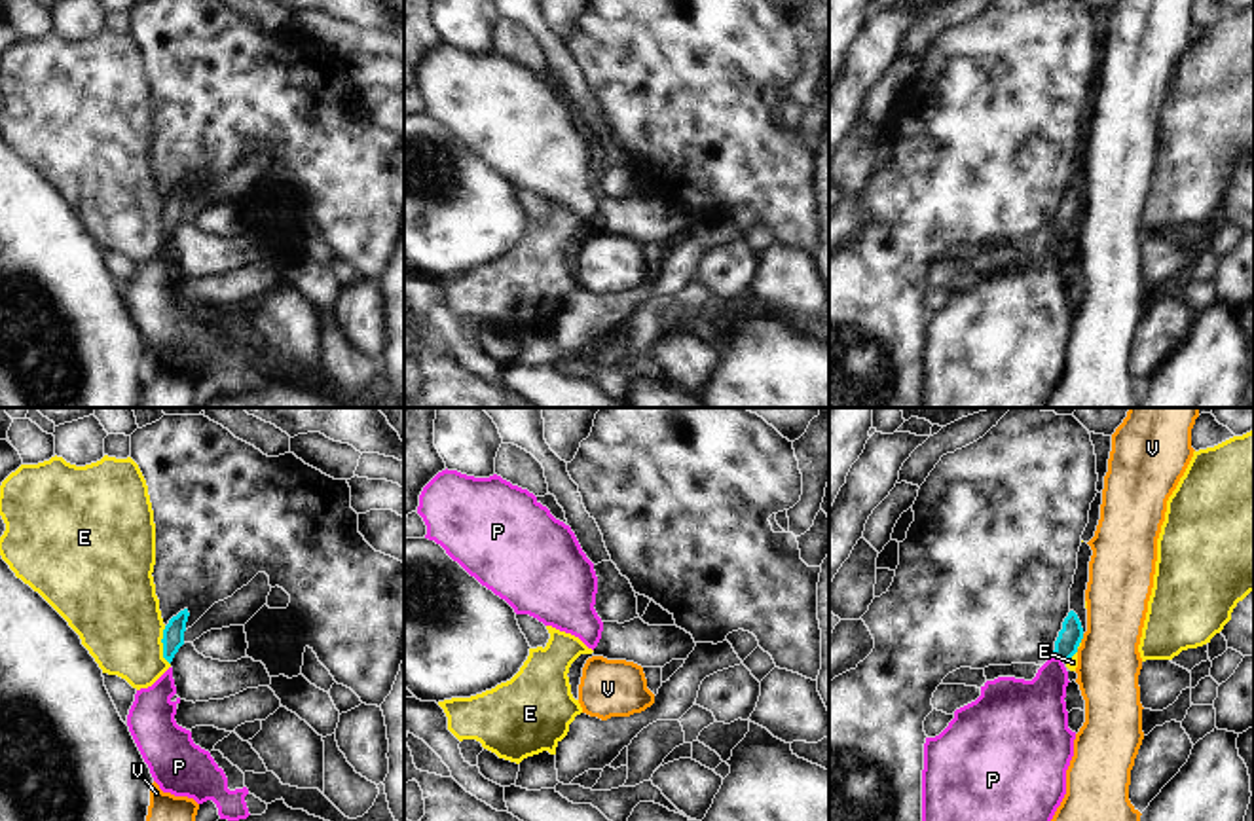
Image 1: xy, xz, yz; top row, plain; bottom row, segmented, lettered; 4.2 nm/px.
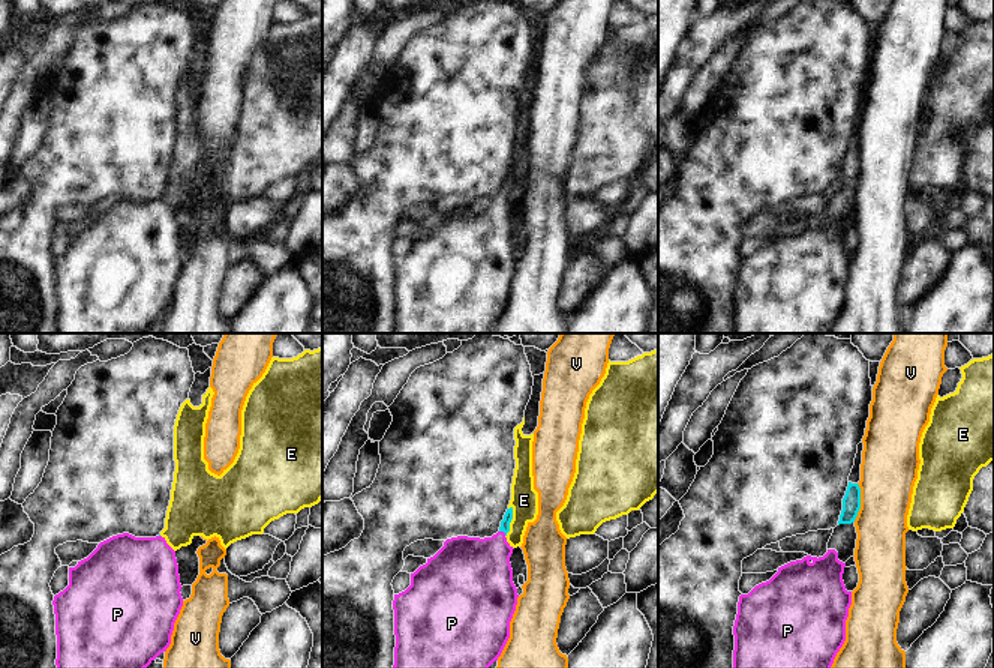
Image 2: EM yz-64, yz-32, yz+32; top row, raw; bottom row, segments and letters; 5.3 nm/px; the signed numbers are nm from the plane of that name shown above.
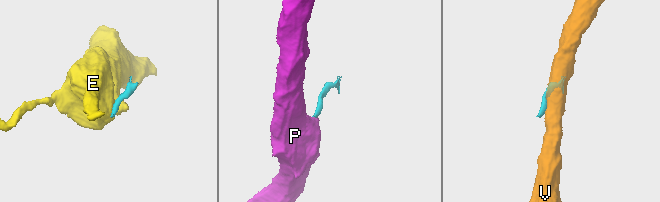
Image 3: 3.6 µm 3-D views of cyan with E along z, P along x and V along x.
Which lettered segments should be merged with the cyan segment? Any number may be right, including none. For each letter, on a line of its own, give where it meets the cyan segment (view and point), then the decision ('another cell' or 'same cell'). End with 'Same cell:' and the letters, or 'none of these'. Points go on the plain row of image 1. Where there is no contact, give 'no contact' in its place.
E: xy (164, 220) | another cell
P: yz (1057, 232) | same cell
V: yz (1082, 213) | another cell
Same cell: P

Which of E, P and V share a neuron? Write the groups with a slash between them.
E / P / V

